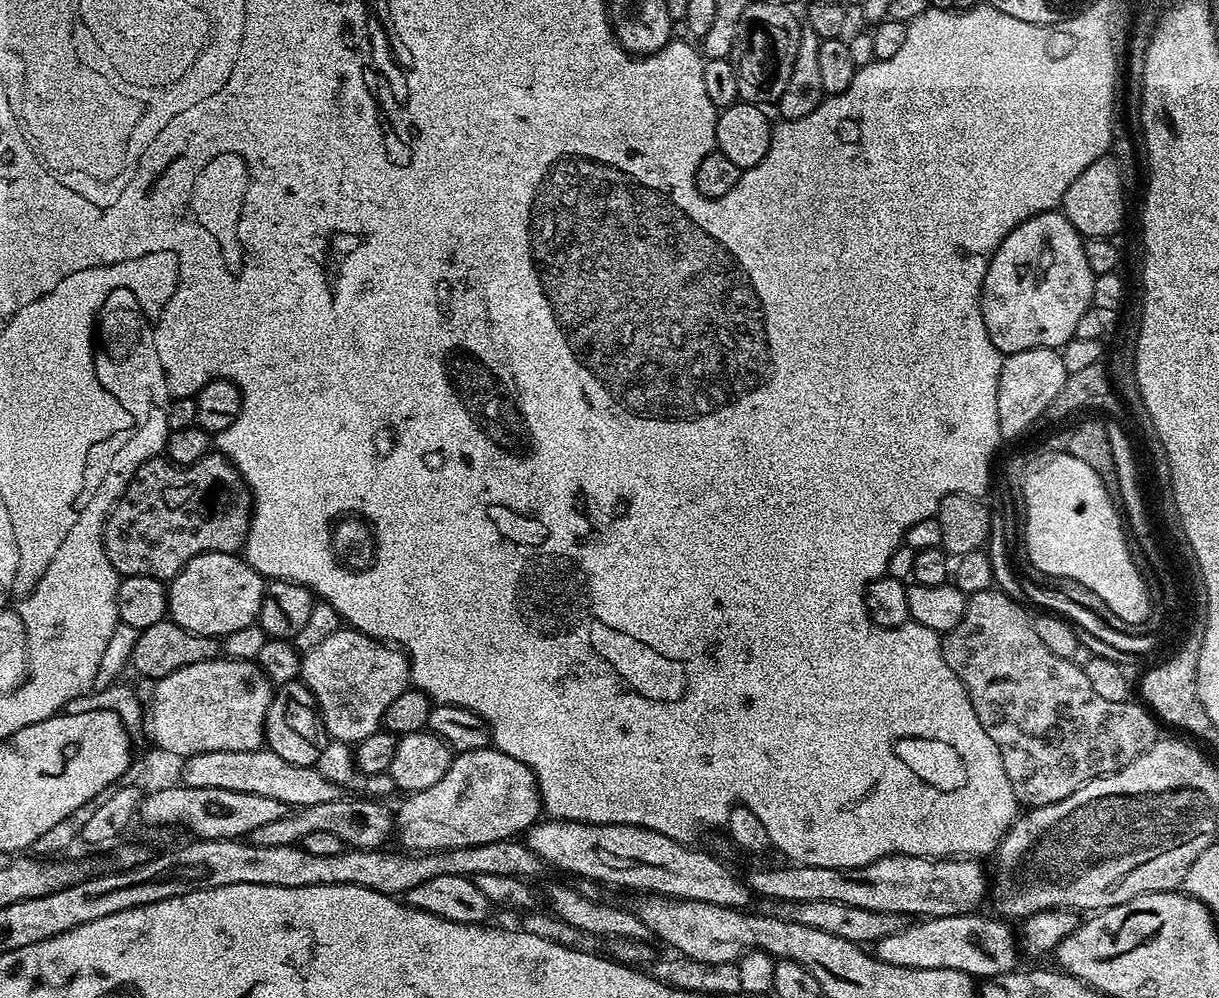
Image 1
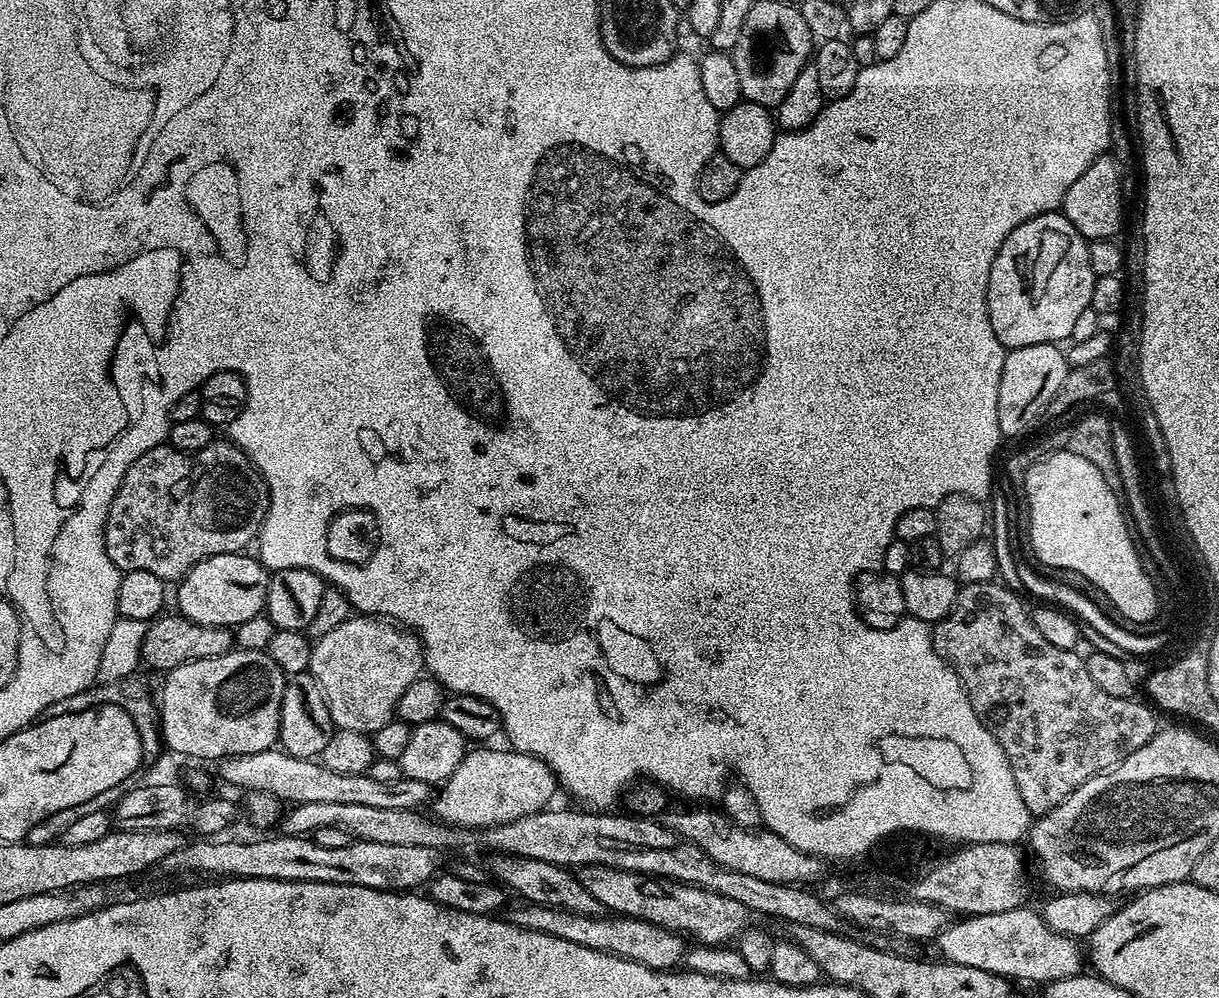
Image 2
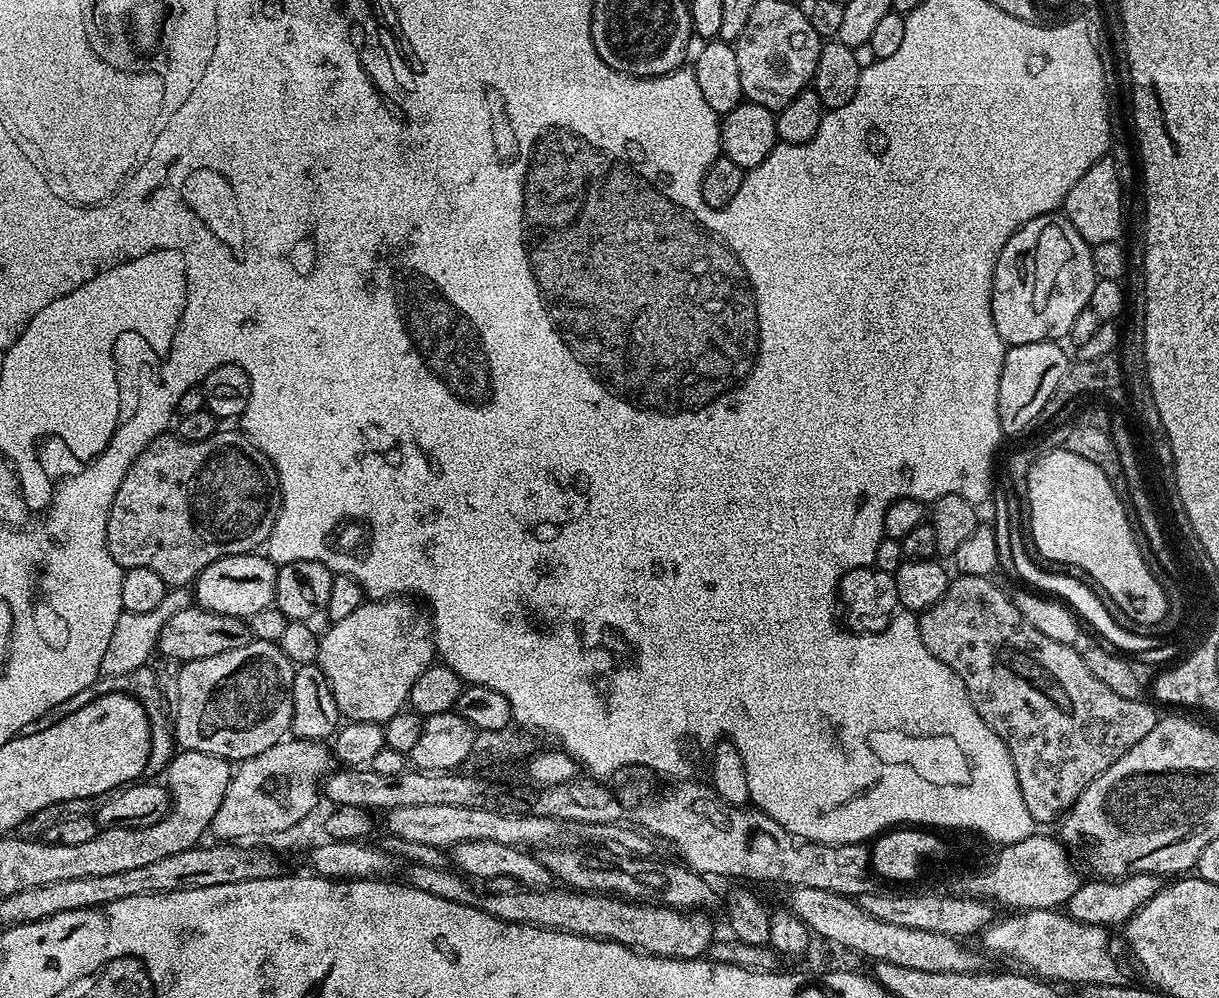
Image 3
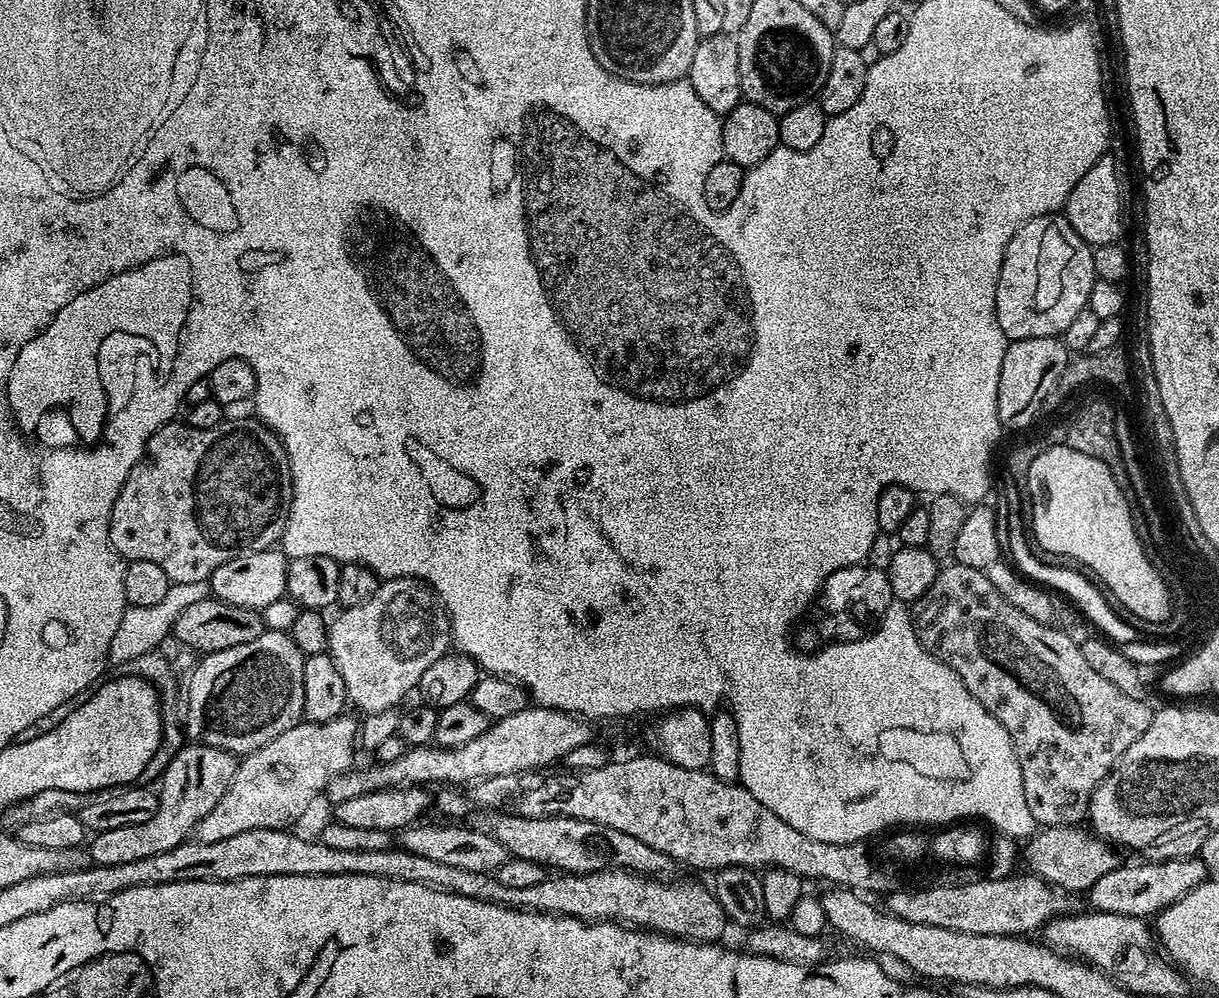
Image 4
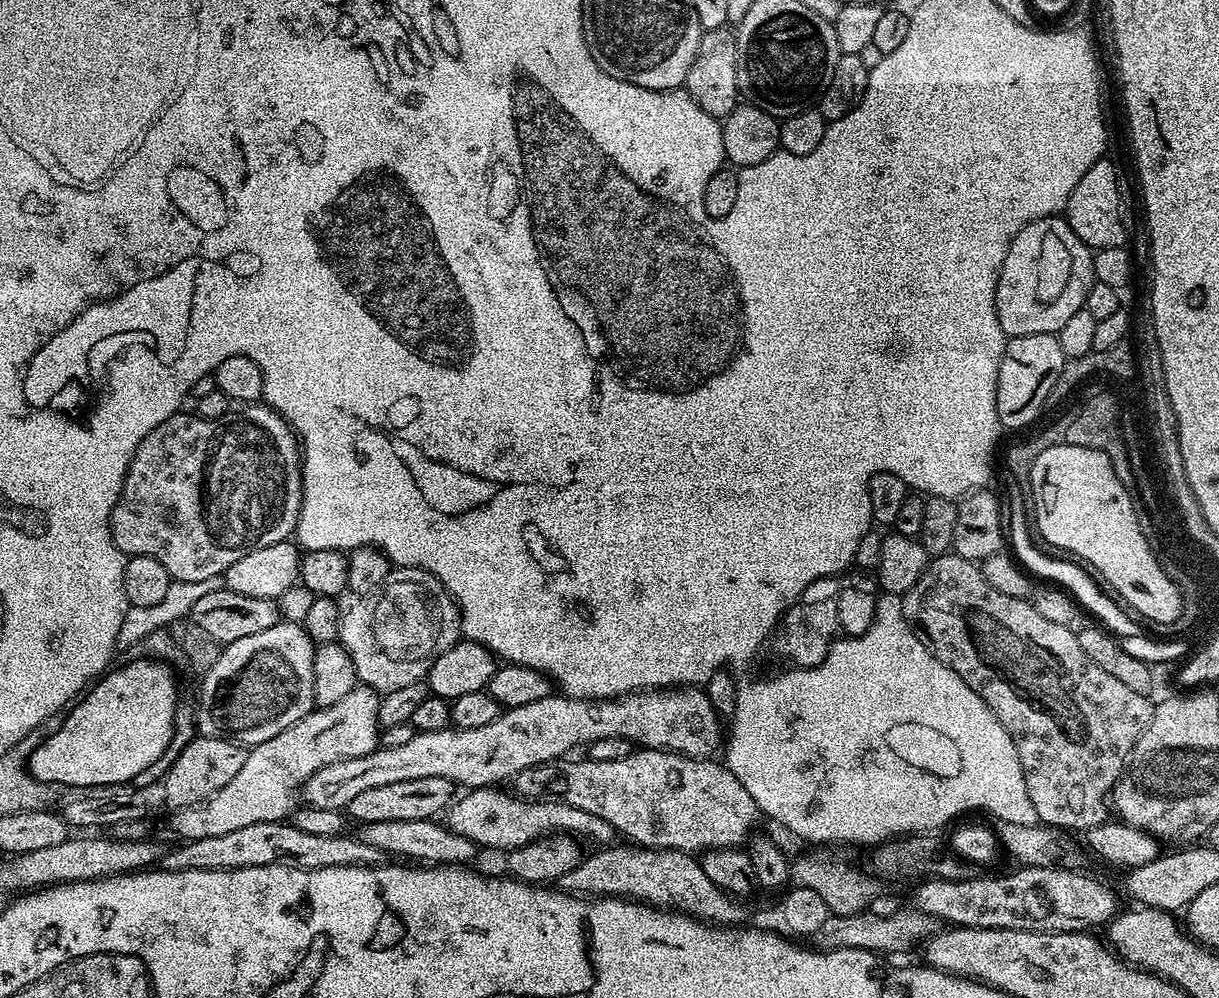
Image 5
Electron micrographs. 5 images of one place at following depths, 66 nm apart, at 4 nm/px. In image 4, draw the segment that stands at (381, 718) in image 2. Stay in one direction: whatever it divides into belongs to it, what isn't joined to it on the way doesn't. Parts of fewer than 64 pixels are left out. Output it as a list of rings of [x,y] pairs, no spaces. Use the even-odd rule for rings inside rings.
[[[409,576],[383,581],[374,598],[362,602],[362,606],[345,608],[339,614],[341,616],[331,621],[328,630],[327,653],[346,682],[349,701],[353,705],[356,703],[364,714],[403,705],[403,700],[419,689],[420,679],[422,674],[426,674],[426,669],[445,656],[452,644],[452,624],[440,597],[430,585]]]

